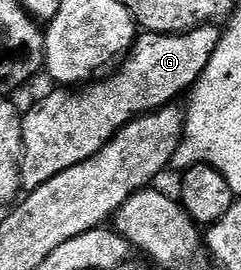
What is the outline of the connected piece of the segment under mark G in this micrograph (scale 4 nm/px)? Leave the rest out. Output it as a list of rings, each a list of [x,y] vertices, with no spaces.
[[[206,24],[191,32],[182,32],[172,36],[143,32],[132,44],[131,51],[122,57],[121,63],[118,65],[119,72],[112,71],[106,78],[96,79],[78,90],[55,90],[59,92],[37,101],[28,112],[22,113],[24,150],[21,169],[22,187],[27,190],[36,188],[49,182],[49,178],[57,178],[57,174],[61,174],[81,162],[91,160],[93,154],[101,151],[103,145],[108,144],[135,117],[146,116],[147,113],[156,112],[159,108],[174,105],[178,101],[175,99],[182,92],[190,93],[201,78],[202,72],[209,65],[209,60],[213,56],[214,50],[217,49],[220,35],[220,29],[213,24]]]

